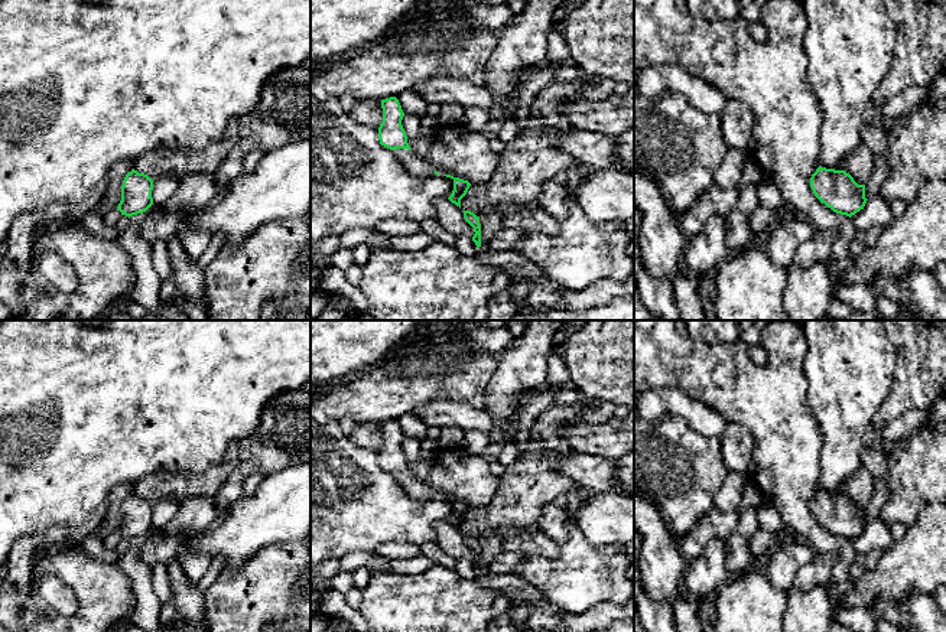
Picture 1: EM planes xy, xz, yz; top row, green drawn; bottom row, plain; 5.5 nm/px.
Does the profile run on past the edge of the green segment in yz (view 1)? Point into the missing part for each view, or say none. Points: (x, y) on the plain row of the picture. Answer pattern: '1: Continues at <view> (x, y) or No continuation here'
1: No continuation here

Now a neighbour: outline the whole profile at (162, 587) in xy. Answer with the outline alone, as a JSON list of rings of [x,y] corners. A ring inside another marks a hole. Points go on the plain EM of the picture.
[[[156,564],[152,567],[153,589],[160,603],[168,603],[173,599],[170,580],[166,564]]]

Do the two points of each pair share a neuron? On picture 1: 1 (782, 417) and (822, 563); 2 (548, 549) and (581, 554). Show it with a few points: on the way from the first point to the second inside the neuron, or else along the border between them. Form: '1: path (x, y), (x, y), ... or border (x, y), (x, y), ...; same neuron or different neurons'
1: border (816, 551), (836, 557), (828, 585); different neurons
2: border (561, 547), (555, 557), (524, 556); different neurons

